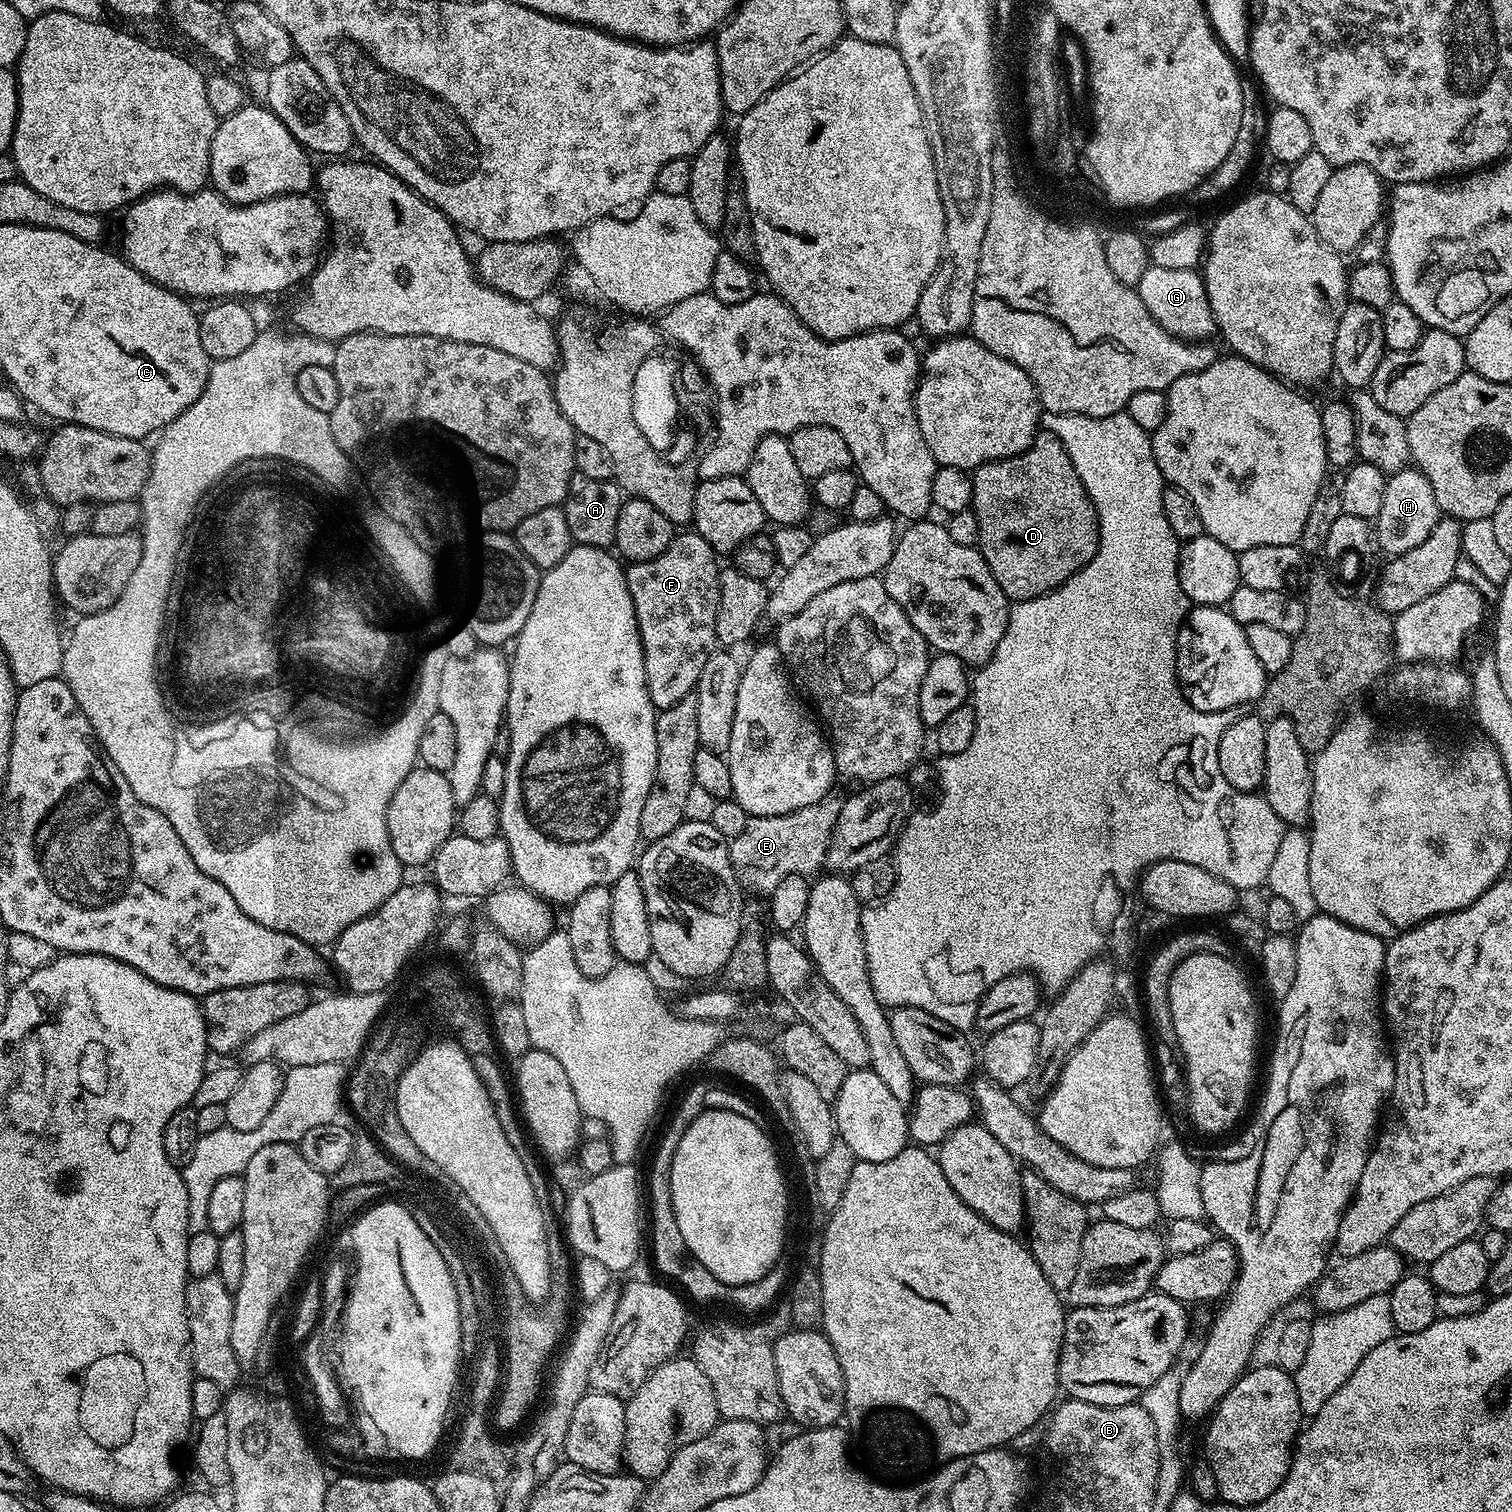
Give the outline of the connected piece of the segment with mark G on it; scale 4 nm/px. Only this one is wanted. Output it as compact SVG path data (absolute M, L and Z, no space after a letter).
M1152 264L1142 274L1138 291L1146 310L1166 329L1171 336L1189 342L1204 342L1211 332L1217 331L1216 319L1210 310L1210 298L1206 294L1203 275L1197 269L1165 270L1162 266Z

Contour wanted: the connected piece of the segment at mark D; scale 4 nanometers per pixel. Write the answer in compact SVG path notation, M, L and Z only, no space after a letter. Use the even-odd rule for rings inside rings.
M1037 431L1032 445L1025 452L982 464L971 473L971 478L971 510L978 518L978 547L986 566L990 566L990 574L994 574L1009 601L1033 600L1052 592L1075 572L1082 570L1090 558L1094 558L1100 541L1096 511L1082 486L1082 478L1078 478L1074 470L1070 454L1066 454L1066 446L1062 446L1060 439L1052 432Z

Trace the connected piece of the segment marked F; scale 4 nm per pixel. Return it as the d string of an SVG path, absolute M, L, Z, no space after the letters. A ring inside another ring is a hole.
M684 530L658 554L658 558L638 560L626 568L628 589L634 602L640 637L646 662L646 684L650 702L657 710L678 706L678 702L689 699L695 693L698 678L702 678L702 666L706 658L717 651L715 620L719 610L721 562L718 553L695 530Z

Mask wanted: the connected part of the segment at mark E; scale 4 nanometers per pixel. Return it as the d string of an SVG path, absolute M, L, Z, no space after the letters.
M836 794L823 796L814 806L802 806L802 810L794 810L781 816L753 816L745 824L745 828L737 836L732 836L728 853L730 862L736 871L736 880L745 893L757 892L763 898L771 897L774 886L786 878L786 874L802 874L808 876L812 872L819 873L828 853L828 847L834 834L834 826L838 822L838 814L842 810L844 800Z

